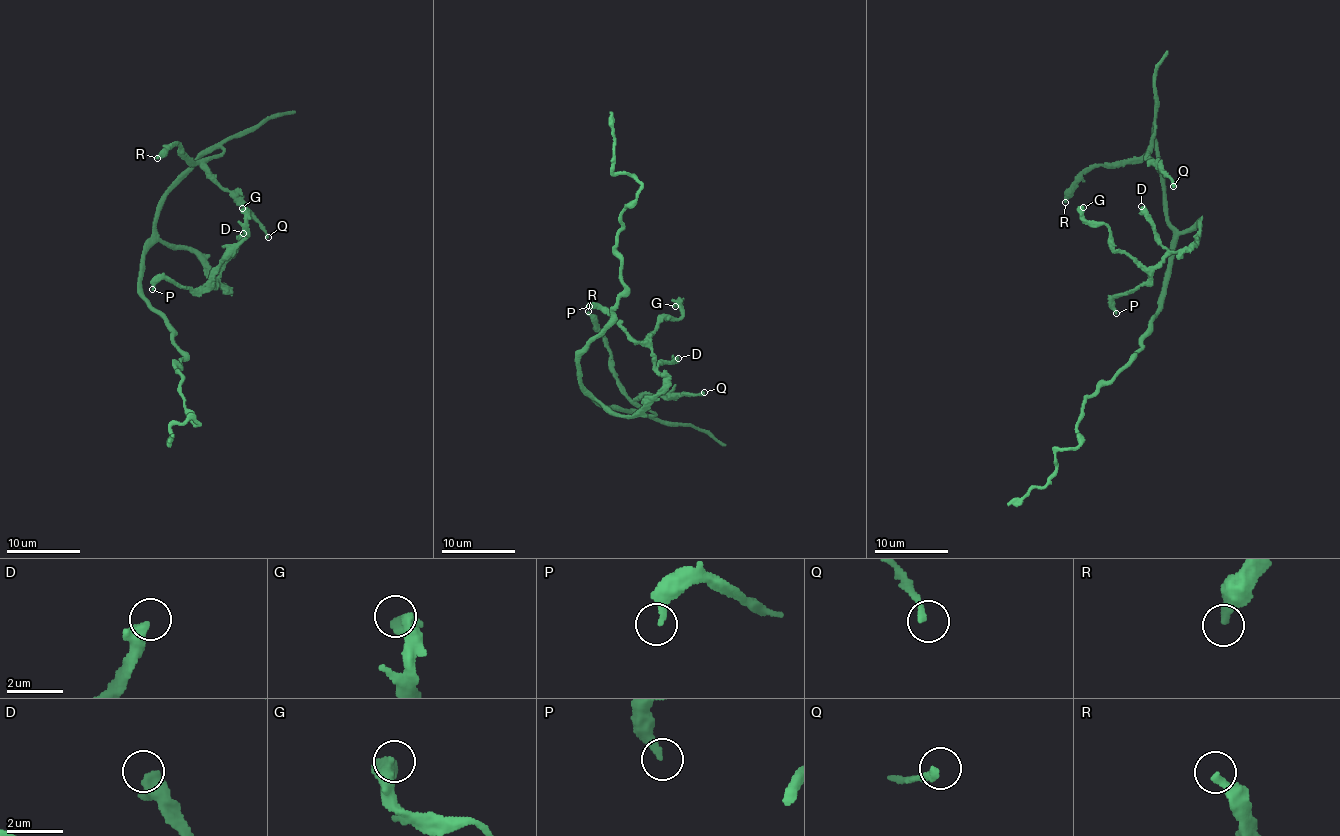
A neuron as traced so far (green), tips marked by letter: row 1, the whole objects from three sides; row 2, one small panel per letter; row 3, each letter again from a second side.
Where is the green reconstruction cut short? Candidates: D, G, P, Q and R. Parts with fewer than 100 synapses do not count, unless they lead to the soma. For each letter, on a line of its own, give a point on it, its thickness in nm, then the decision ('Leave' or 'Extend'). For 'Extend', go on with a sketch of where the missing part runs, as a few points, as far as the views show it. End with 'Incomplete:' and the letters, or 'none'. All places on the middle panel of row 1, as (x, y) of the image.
D: Place: (678, 358). Thickness 550 nm. Leave
G: Place: (675, 306). Thickness 460 nm. Leave
P: Place: (589, 306). Thickness 280 nm. Leave
Q: Place: (704, 392). Thickness 260 nm. Leave
R: Place: (588, 311). Thickness 300 nm. Leave
Incomplete: none

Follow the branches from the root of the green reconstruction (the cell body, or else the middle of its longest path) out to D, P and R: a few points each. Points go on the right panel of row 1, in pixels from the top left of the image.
D: (1161, 305), (1174, 240), (1200, 222), (1199, 243), (1186, 250), (1169, 250), (1160, 242), (1141, 206)
P: (1161, 305), (1174, 240), (1198, 220), (1199, 243), (1165, 255), (1146, 282), (1113, 298), (1116, 313)
R: (1161, 305), (1172, 226), (1155, 125), (1152, 143), (1142, 156), (1093, 164), (1065, 202)

